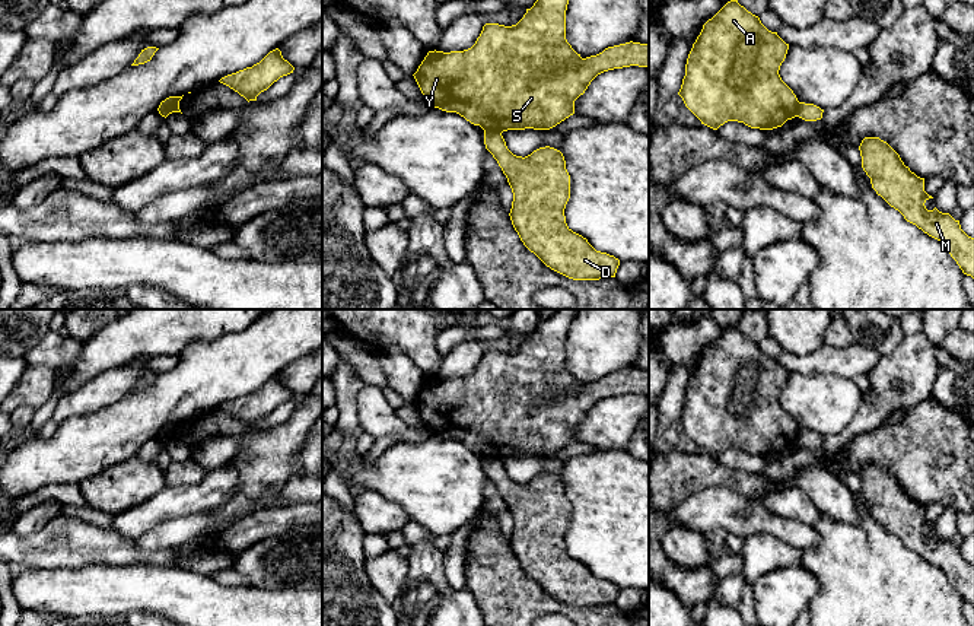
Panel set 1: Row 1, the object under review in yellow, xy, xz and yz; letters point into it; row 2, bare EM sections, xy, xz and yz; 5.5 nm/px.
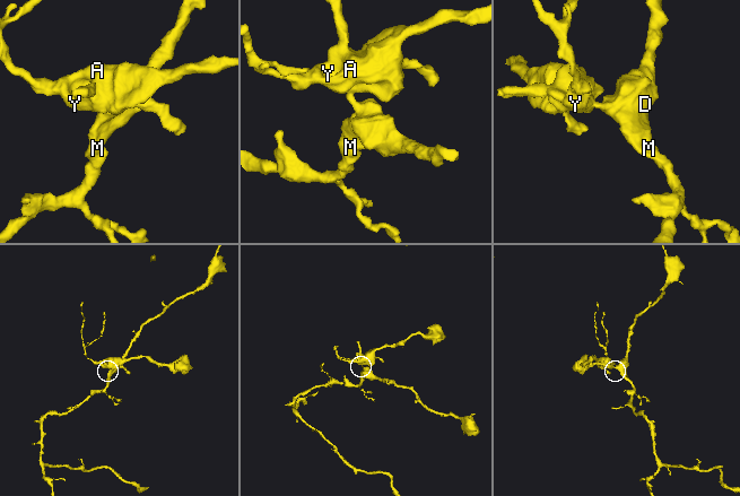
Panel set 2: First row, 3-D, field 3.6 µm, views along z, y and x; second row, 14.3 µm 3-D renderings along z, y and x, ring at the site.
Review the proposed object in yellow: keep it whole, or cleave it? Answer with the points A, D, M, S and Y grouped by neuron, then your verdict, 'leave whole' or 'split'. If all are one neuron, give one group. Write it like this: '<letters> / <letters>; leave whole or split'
A S Y / D M; split

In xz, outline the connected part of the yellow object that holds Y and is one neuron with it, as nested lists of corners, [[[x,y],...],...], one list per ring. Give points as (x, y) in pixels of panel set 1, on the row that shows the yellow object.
[[[537,0],[523,18],[512,26],[486,23],[475,44],[464,51],[429,51],[413,74],[421,93],[446,112],[456,112],[484,131],[550,130],[574,114],[574,101],[585,93],[601,73],[630,66],[649,67],[649,44],[626,42],[582,58],[566,39],[566,10],[569,0]]]

